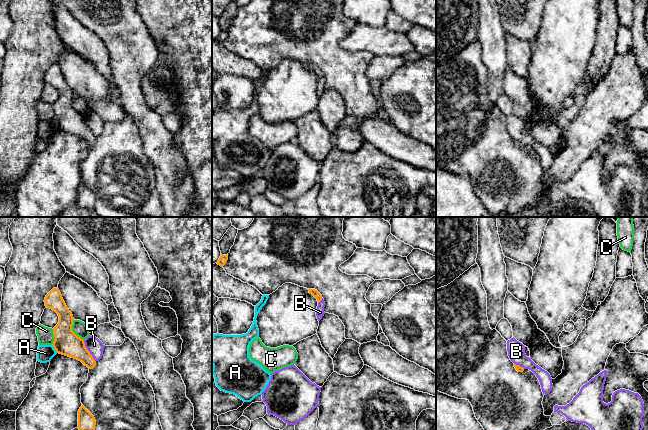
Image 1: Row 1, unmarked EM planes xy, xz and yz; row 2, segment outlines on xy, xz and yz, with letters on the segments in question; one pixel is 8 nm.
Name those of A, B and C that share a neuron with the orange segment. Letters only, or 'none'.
none

